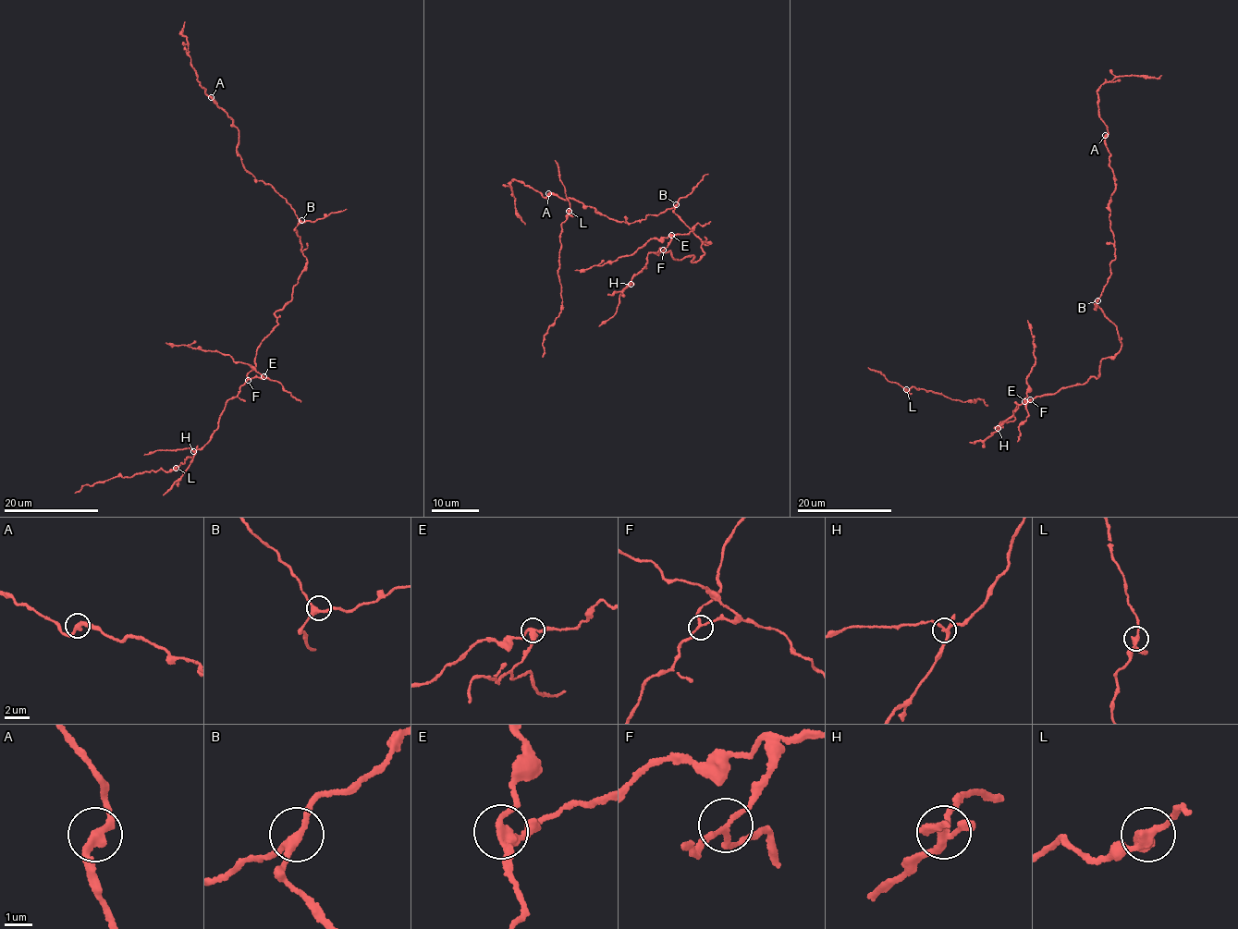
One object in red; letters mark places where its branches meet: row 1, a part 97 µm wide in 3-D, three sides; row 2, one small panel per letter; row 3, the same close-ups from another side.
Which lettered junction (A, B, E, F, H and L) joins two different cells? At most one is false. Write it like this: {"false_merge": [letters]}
{"false_merge": ["E"]}

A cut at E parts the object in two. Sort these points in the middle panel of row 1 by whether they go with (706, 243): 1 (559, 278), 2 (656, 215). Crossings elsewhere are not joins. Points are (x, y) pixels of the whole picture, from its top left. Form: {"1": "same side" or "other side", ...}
{"1": "same side", "2": "same side"}

